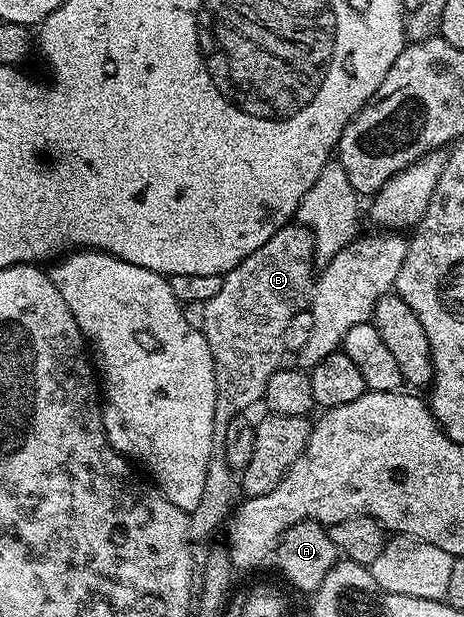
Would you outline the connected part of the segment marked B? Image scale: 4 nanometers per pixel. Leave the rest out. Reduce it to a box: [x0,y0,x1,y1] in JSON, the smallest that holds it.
[188,221,315,535]

